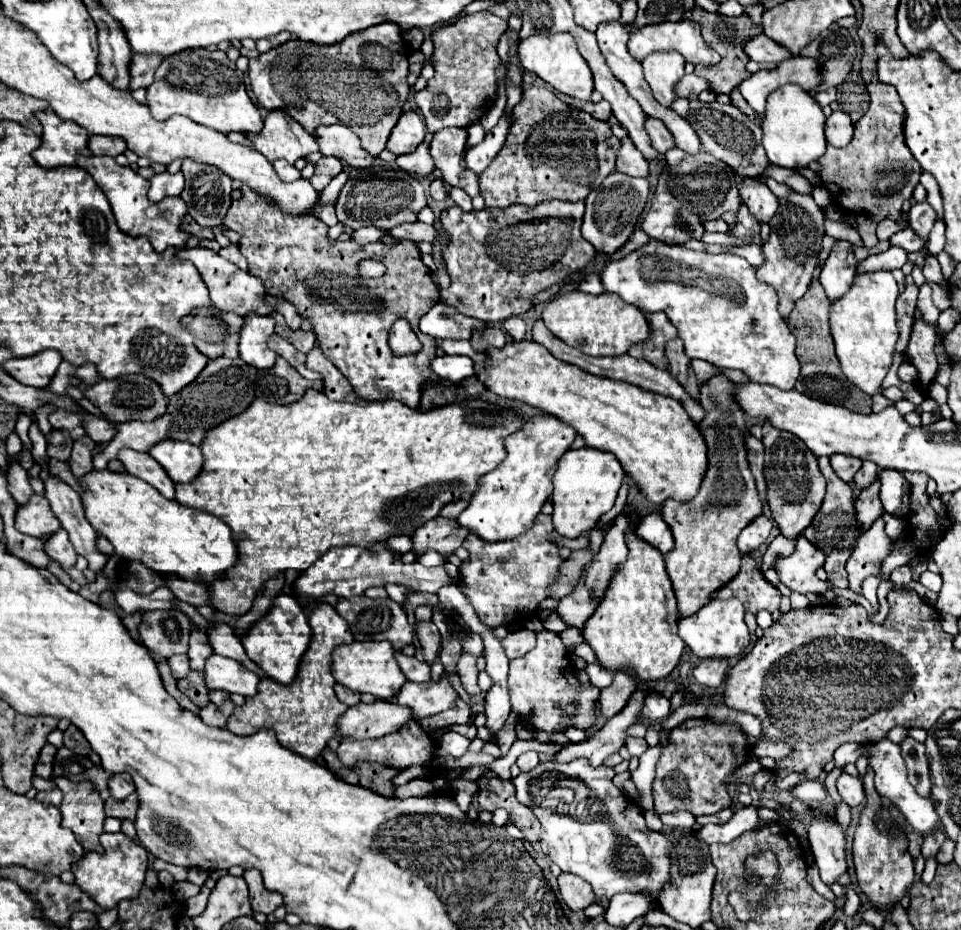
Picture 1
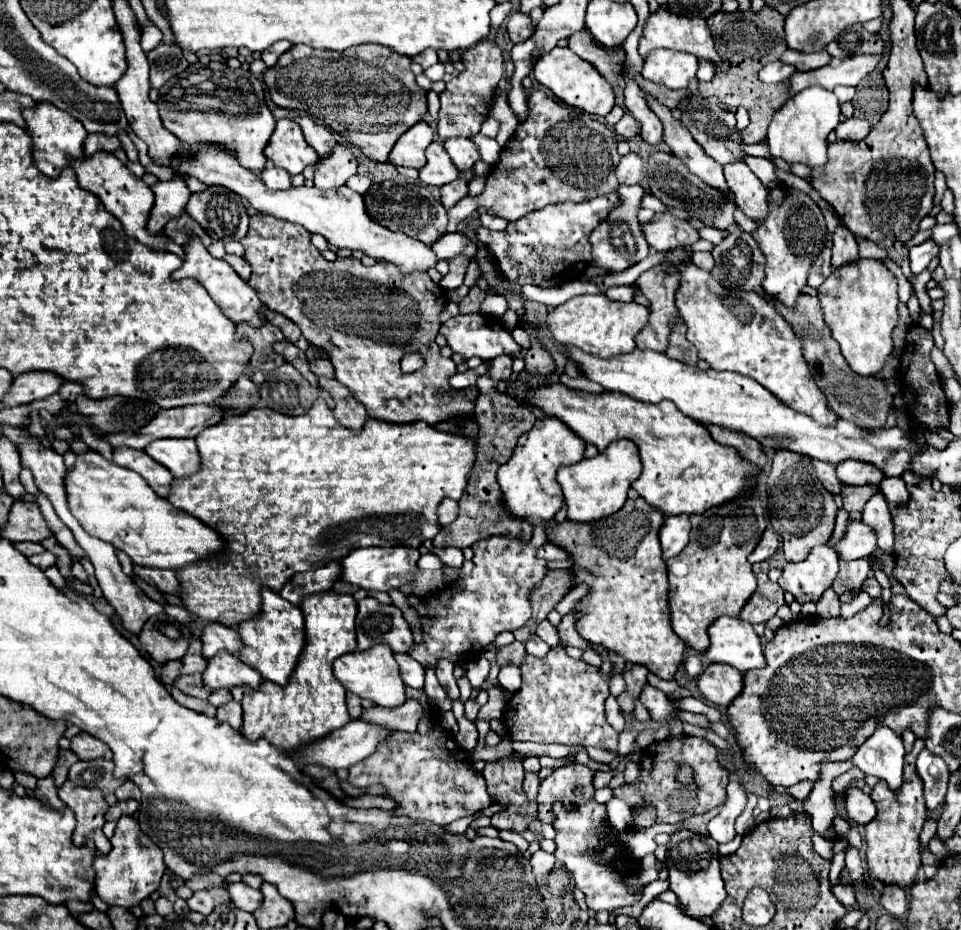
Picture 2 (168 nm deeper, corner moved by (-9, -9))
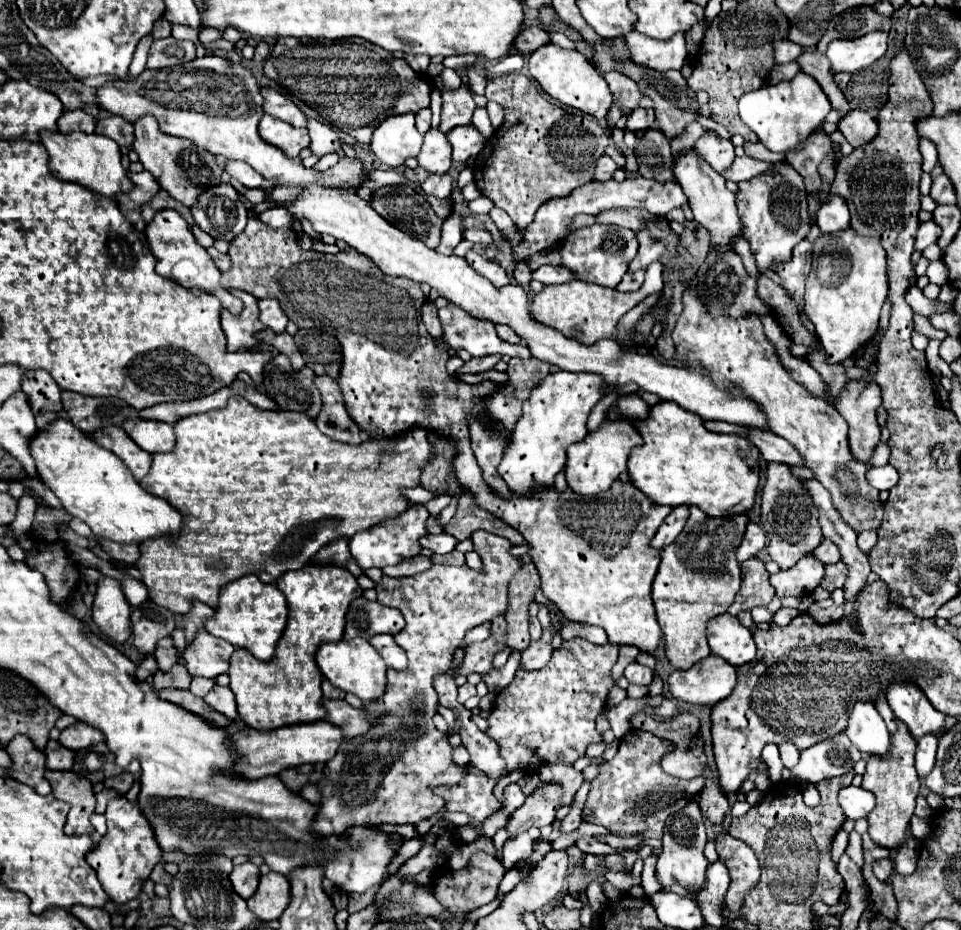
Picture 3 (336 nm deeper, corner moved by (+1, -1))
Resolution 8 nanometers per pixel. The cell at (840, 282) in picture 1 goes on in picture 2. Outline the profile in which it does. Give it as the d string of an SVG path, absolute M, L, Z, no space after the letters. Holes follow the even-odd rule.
M840 224L832 234L832 268L840 268L858 258L858 244L856 236Z

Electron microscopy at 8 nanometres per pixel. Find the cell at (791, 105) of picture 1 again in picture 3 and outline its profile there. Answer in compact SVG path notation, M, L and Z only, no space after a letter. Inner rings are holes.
M804 72L796 74L788 82L778 82L774 86L766 84L760 90L746 92L740 98L738 106L740 118L756 132L760 142L772 152L792 152L800 148L832 110L830 100L820 88L820 84Z

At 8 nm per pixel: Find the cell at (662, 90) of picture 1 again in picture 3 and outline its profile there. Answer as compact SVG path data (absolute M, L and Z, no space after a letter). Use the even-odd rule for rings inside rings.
M626 34L626 44L632 54L632 62L646 66L656 72L680 70L688 56L684 34L676 34L674 38L662 42L656 38L646 38L644 34Z

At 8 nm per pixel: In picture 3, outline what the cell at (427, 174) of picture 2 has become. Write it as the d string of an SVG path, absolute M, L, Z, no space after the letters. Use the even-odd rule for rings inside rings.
M430 128L424 134L424 146L422 152L418 154L418 164L428 172L428 174L446 174L452 166L452 156L450 156L450 144L446 142L446 136Z

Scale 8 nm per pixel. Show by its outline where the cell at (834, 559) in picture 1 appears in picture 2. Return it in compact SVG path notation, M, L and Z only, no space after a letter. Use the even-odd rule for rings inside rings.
M840 560L840 572L832 584L832 590L840 596L852 588L860 588L868 576L868 570L870 564L866 560L852 560L852 562Z

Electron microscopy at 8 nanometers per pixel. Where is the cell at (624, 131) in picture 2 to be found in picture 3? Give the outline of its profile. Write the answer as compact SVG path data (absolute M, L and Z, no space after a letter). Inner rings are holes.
M638 108L638 110L632 110L632 112L628 114L628 120L626 120L626 128L624 128L624 130L636 132L636 130L652 128L652 126L654 126L654 110Z

